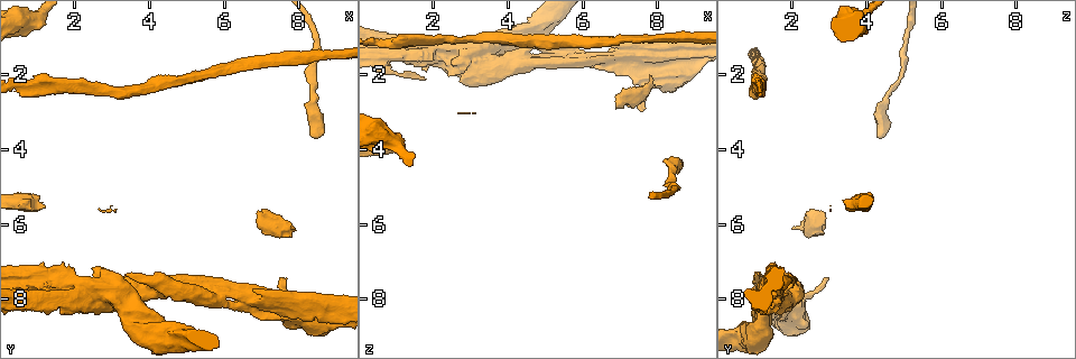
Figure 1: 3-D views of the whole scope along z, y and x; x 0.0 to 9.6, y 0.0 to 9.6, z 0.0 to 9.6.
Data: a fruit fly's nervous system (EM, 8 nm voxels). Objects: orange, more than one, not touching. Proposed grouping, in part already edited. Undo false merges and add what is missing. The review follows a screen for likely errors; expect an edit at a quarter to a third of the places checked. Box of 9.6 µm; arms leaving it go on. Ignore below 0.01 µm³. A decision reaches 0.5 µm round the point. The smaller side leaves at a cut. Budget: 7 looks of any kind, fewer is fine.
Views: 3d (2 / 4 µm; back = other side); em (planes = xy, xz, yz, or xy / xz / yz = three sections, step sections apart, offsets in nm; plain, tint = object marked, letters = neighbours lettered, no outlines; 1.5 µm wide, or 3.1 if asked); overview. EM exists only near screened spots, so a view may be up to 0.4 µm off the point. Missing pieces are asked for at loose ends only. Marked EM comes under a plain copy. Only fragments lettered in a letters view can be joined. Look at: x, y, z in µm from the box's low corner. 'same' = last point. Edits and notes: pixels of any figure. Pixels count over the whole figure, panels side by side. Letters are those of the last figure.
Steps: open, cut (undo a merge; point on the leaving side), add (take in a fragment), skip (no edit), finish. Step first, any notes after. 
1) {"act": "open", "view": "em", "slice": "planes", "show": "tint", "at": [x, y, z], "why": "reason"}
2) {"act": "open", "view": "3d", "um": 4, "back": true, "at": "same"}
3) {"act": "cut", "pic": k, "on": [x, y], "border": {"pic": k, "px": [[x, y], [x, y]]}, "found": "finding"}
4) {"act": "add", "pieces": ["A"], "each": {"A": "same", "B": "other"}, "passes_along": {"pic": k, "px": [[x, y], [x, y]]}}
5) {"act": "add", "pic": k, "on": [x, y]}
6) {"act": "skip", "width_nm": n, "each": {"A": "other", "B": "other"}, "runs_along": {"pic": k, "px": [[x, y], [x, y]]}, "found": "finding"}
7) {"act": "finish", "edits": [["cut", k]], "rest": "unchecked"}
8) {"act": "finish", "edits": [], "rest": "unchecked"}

{"act": "open", "view": "3d", "um": 2, "back": true, "at": [5.55, 8.20, 1.45], "why": "an open end"}

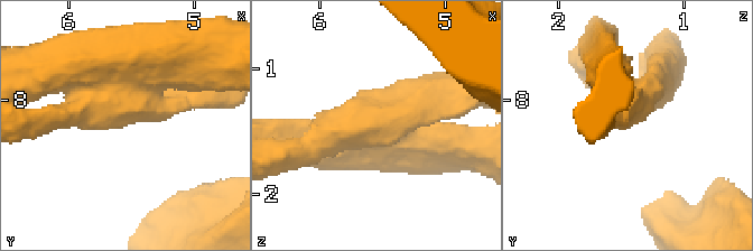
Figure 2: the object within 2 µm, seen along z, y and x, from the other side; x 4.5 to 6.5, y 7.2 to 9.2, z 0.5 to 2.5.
{"act": "open", "view": "em", "slice": "planes", "show": "letters", "at": [5.56, 8.20, 1.52]}

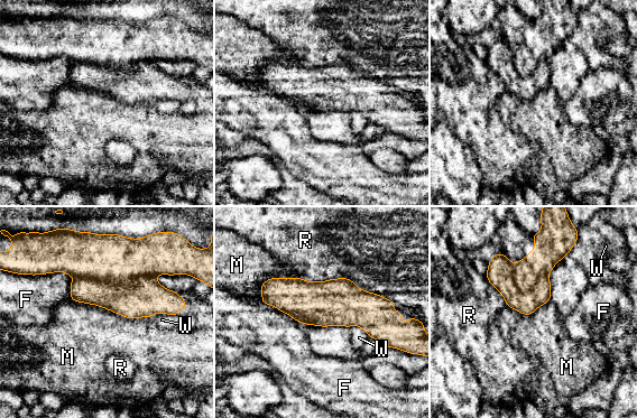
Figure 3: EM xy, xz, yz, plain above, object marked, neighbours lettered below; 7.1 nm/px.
{"act": "cut", "pic": 3, "on": [147, 296], "each": {"F": "other", "M": "other", "R": "other", "W": "other"}, "found": "a second cell is stuck on"}

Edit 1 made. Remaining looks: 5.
{"act": "open", "view": "em", "slice": "planes", "show": "tint", "at": [8.45, 2.90, 4.45], "why": "thick turns thin"}

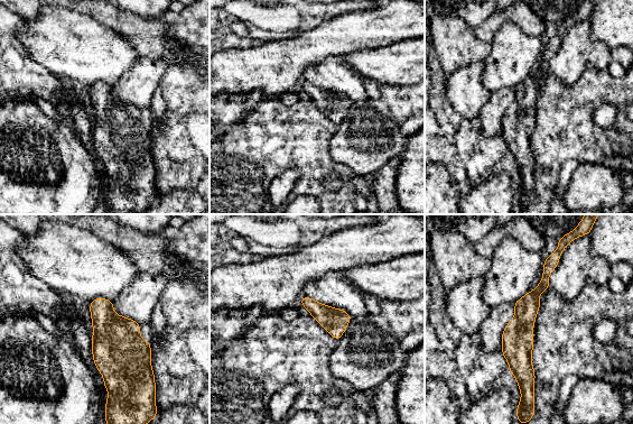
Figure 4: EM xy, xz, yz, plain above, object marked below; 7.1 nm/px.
{"act": "open", "view": "em", "slice": "planes", "show": "letters", "at": "same", "why": "see the neighbours"}

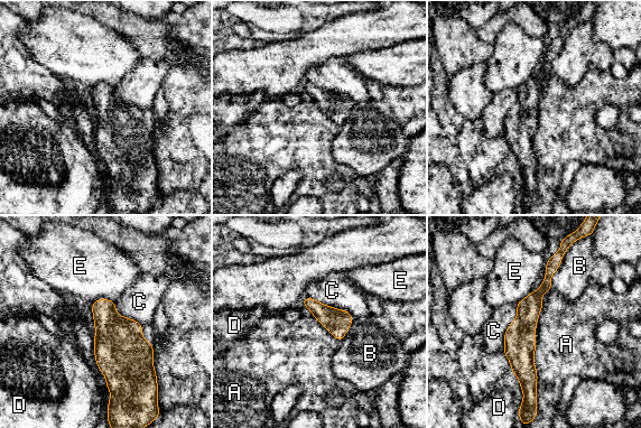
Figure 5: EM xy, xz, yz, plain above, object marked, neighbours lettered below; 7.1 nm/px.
{"act": "skip", "width_nm": 180, "each": {"A": "other", "B": "other", "C": "other", "D": "other", "E": "other"}, "found": "one cell here"}

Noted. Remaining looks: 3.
{"act": "finish", "edits": [["cut", 3]], "rest": "unchecked"}

